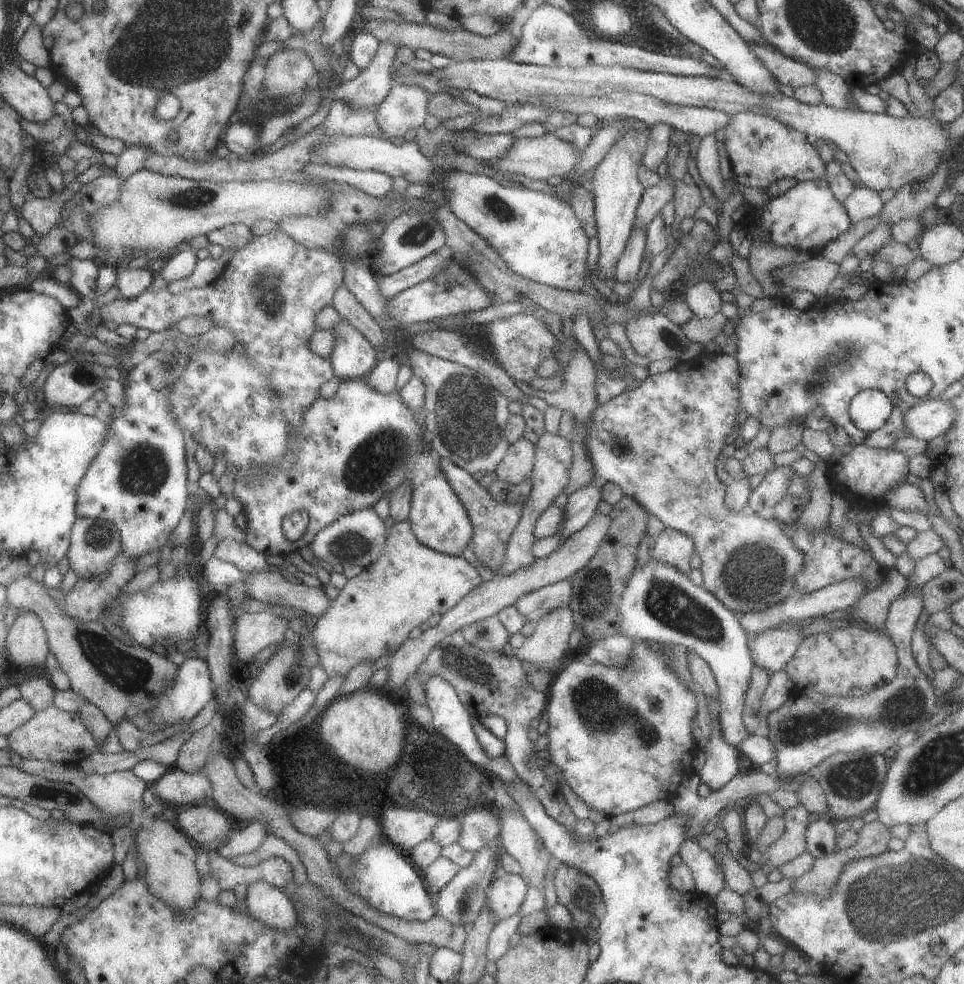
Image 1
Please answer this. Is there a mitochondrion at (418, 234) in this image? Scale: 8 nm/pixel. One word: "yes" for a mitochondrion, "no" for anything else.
yes

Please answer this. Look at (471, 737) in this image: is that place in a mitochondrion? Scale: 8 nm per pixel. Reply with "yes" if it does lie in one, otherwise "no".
no

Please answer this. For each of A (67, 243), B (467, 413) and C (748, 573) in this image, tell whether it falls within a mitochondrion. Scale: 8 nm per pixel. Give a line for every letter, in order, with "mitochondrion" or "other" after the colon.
A: other
B: mitochondrion
C: mitochondrion

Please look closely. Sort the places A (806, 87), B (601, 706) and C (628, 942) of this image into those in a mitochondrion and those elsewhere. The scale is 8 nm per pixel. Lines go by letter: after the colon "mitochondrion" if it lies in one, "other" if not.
A: other
B: mitochondrion
C: other

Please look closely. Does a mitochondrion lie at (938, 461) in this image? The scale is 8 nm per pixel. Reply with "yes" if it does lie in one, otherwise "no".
no

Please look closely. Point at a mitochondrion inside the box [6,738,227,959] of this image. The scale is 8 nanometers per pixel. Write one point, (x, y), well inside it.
(69, 798)

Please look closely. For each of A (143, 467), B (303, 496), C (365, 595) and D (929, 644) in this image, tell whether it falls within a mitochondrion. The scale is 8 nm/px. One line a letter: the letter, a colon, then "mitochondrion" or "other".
A: mitochondrion
B: other
C: other
D: other

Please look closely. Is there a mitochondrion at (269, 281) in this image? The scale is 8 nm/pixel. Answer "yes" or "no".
yes

